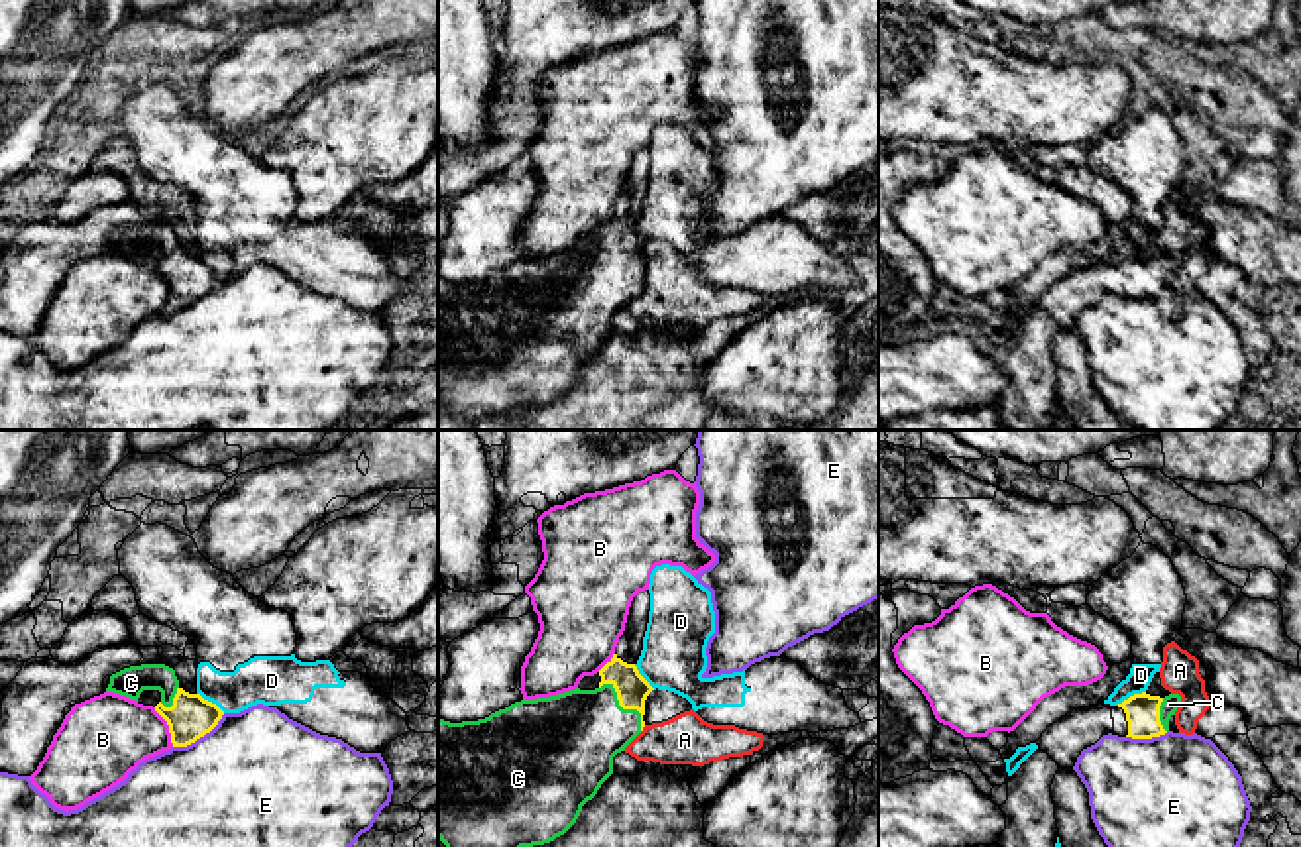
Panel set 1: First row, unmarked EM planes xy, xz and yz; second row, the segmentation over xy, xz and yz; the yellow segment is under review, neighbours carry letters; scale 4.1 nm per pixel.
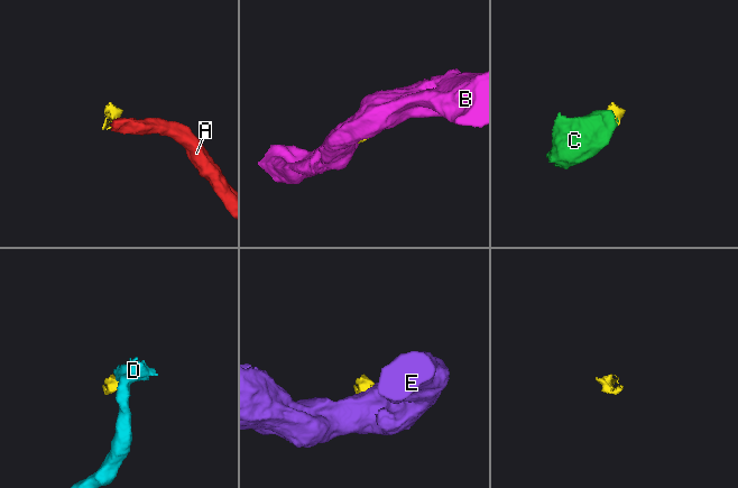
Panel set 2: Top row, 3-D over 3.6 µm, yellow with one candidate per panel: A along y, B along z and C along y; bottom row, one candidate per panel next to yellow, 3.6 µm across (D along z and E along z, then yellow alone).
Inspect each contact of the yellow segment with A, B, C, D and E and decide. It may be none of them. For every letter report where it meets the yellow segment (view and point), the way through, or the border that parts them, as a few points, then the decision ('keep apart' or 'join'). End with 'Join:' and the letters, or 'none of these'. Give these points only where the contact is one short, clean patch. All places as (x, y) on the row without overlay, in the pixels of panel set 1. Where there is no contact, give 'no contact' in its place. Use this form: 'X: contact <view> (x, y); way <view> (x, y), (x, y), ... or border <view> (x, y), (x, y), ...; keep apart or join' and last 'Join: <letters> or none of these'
A: contact xz (641, 289); border xz (645, 285), (641, 291); keep apart
B: contact xy (169, 287); border xy (154, 268), (166, 282), (173, 305); keep apart
C: contact xz (625, 268); way xz (631, 248), (625, 254), (625, 268), (572, 297); join
D: contact xy (211, 262); border xy (197, 252), (225, 272); keep apart
E: contact xy (199, 297); border xy (225, 274), (203, 295), (173, 307); keep apart
Join: C

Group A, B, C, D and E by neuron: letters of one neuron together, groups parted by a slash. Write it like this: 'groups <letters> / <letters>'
groups A / B / C / D / E

